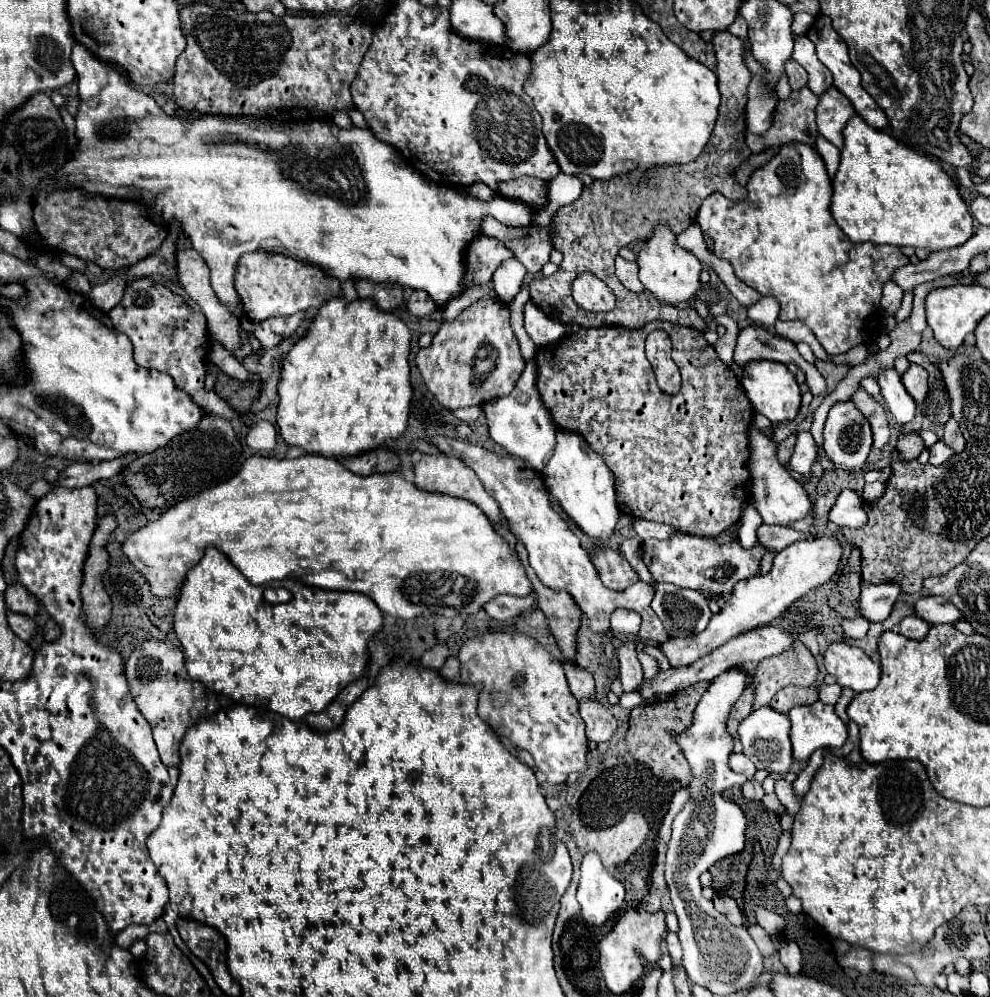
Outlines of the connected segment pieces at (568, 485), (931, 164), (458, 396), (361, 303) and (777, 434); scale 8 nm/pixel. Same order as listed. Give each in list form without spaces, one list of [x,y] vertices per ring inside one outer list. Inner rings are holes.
[[[557,431],[557,447],[547,467],[543,469],[547,491],[561,503],[563,511],[569,519],[589,537],[593,543],[603,545],[613,537],[615,525],[619,521],[619,507],[615,501],[615,485],[613,473],[607,469],[605,461],[593,453],[589,445],[583,443],[583,437],[577,433],[559,433]]]
[[[853,115],[843,129],[841,163],[833,177],[831,215],[853,243],[871,241],[877,245],[887,243],[897,247],[923,247],[929,251],[939,251],[959,247],[973,235],[973,217],[967,211],[955,181],[943,171],[939,161],[919,155],[897,143],[891,135],[869,127],[859,115]]]
[[[497,297],[481,299],[453,321],[443,323],[431,347],[419,349],[415,361],[437,403],[451,411],[471,405],[481,407],[485,401],[505,397],[525,369],[517,337],[509,325],[509,307]]]
[[[333,297],[331,301],[327,301],[317,315],[313,317],[307,333],[291,347],[291,351],[287,353],[287,357],[283,359],[283,367],[279,373],[279,383],[277,383],[277,393],[279,393],[279,411],[277,411],[277,425],[279,425],[279,433],[281,437],[295,447],[303,447],[307,453],[319,453],[325,457],[353,457],[359,455],[363,451],[375,449],[379,445],[383,445],[385,439],[397,439],[405,429],[407,429],[407,417],[409,417],[409,403],[413,397],[413,389],[411,389],[411,381],[409,381],[409,351],[411,351],[411,331],[409,327],[393,313],[385,313],[381,311],[371,299],[359,299],[359,301],[351,301],[347,303],[345,297]]]
[[[805,417],[805,421],[799,424],[796,424],[795,421],[788,424],[779,424],[774,428],[772,437],[775,441],[780,443],[791,434],[798,434],[801,431],[805,431],[805,429],[809,429],[809,427],[811,427],[811,417]]]

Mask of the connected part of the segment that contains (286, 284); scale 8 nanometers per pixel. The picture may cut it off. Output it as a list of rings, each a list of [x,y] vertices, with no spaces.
[[[245,253],[235,267],[235,291],[251,321],[263,321],[271,315],[301,313],[313,307],[313,265],[277,253]]]

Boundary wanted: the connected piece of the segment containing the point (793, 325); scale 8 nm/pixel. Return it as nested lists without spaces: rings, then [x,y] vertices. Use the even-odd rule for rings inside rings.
[[[777,321],[777,323],[775,323],[775,331],[777,331],[777,335],[787,337],[787,339],[793,341],[793,343],[805,341],[805,343],[813,349],[813,353],[815,353],[815,357],[817,357],[819,361],[833,363],[833,357],[827,355],[827,351],[821,347],[821,343],[813,337],[813,331],[807,329],[807,325],[805,325],[803,321],[787,321],[787,323]]]

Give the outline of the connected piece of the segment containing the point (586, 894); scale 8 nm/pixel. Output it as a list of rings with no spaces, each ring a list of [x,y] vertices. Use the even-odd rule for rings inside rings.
[[[589,851],[581,863],[581,881],[577,887],[583,919],[599,927],[623,905],[623,899],[625,887],[603,869],[599,855]]]

